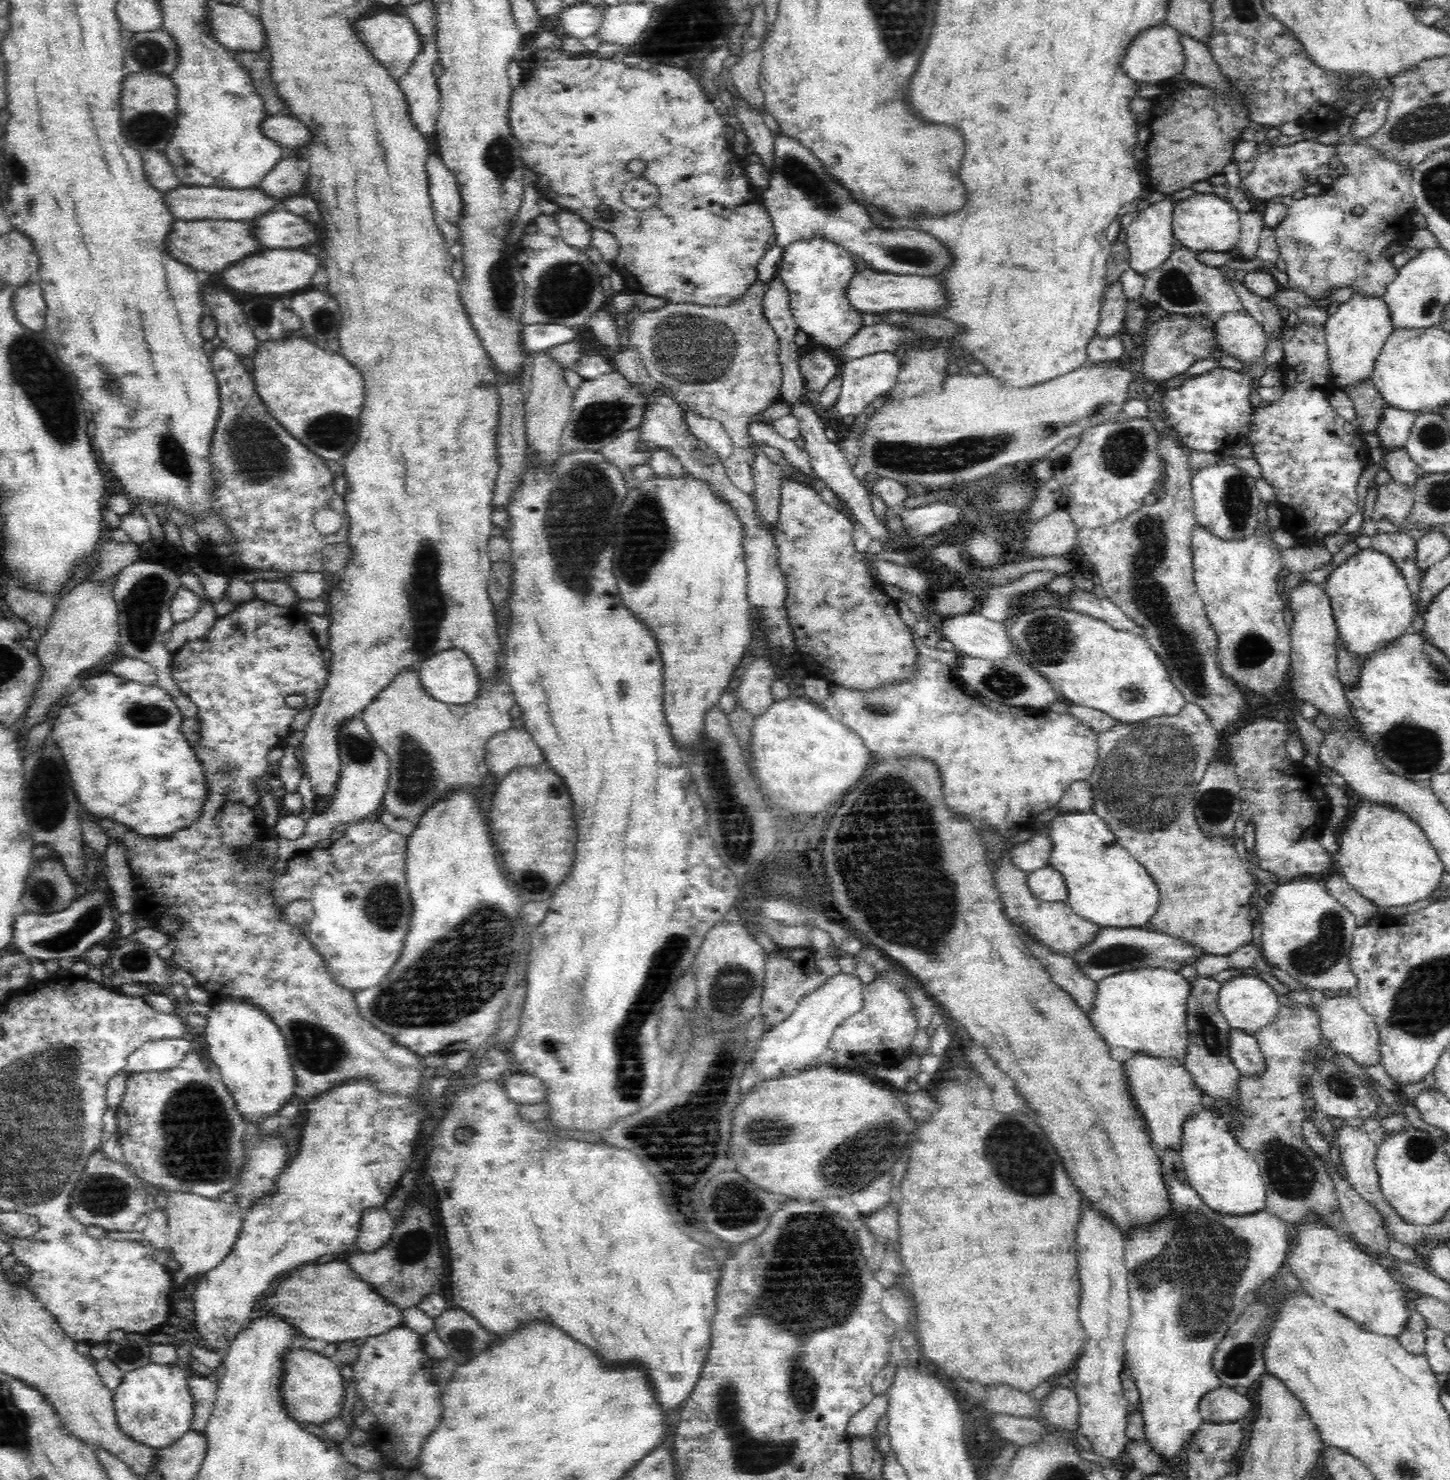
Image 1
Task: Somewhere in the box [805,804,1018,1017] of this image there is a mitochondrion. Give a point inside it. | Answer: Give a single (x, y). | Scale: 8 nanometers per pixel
(929, 937)

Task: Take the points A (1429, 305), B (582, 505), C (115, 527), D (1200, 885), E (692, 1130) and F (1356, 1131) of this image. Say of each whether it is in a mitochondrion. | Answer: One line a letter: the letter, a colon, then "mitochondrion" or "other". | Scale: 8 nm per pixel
A: mitochondrion
B: mitochondrion
C: other
D: other
E: mitochondrion
F: other

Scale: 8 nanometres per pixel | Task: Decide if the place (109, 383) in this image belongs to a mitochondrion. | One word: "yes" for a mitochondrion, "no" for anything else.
yes

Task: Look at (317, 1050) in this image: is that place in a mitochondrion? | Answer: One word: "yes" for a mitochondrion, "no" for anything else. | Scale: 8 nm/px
yes

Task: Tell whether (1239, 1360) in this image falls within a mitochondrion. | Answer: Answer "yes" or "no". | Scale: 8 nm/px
yes

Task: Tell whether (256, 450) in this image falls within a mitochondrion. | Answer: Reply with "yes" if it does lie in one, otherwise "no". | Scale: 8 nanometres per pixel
yes

